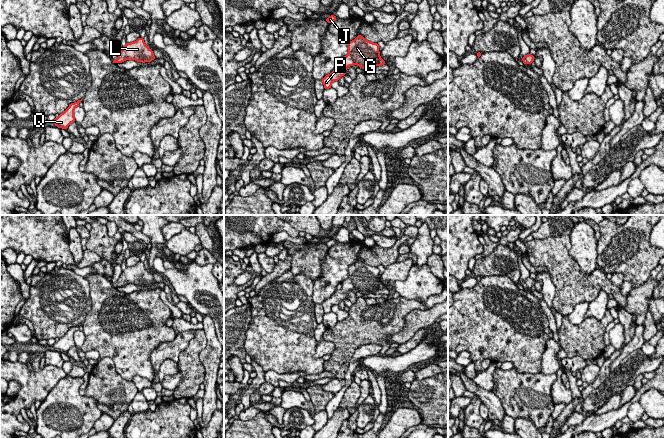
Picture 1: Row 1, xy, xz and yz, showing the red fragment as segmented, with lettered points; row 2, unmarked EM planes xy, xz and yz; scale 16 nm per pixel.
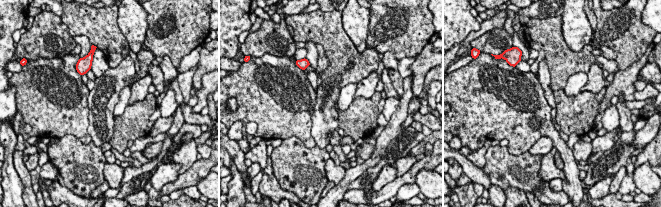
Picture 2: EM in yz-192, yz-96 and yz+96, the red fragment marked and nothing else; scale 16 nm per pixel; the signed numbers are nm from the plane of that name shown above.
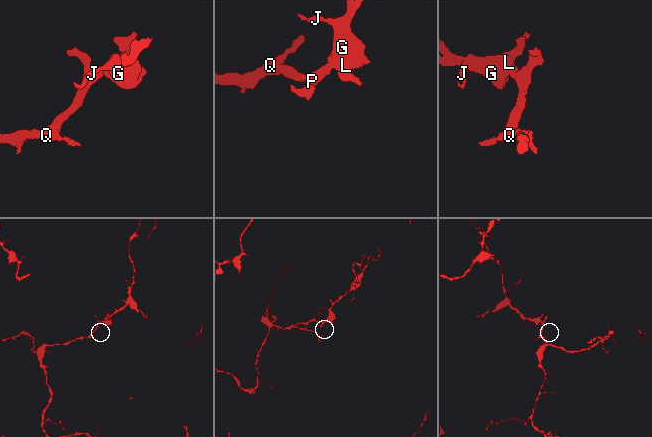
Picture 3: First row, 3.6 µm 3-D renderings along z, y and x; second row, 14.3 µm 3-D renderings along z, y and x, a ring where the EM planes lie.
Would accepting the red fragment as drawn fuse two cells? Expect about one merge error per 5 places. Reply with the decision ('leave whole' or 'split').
leave whole

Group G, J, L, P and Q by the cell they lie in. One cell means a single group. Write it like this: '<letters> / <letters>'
G J L P Q

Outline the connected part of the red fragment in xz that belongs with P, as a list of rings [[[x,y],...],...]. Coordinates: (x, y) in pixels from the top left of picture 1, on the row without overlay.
[[[361,259],[348,267],[348,278],[342,283],[342,289],[337,290],[330,298],[322,303],[325,313],[332,311],[333,305],[338,305],[346,299],[346,293],[350,290],[358,289],[359,292],[374,292],[382,290],[386,286],[380,281],[378,267],[366,264]]]

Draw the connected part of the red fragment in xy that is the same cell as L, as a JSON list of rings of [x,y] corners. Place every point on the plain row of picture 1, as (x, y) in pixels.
[[[139,261],[136,265],[126,267],[126,269],[120,275],[116,284],[112,286],[122,287],[126,284],[135,284],[137,286],[151,286],[156,283],[153,275],[145,268],[144,263]]]

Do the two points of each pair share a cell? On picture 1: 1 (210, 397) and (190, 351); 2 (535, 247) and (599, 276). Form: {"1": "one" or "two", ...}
{"1": "two", "2": "one"}

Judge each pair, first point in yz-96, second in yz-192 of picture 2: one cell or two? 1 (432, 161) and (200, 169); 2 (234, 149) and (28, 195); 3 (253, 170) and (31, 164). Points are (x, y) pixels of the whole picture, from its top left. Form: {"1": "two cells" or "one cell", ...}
{"1": "one cell", "2": "one cell", "3": "one cell"}

